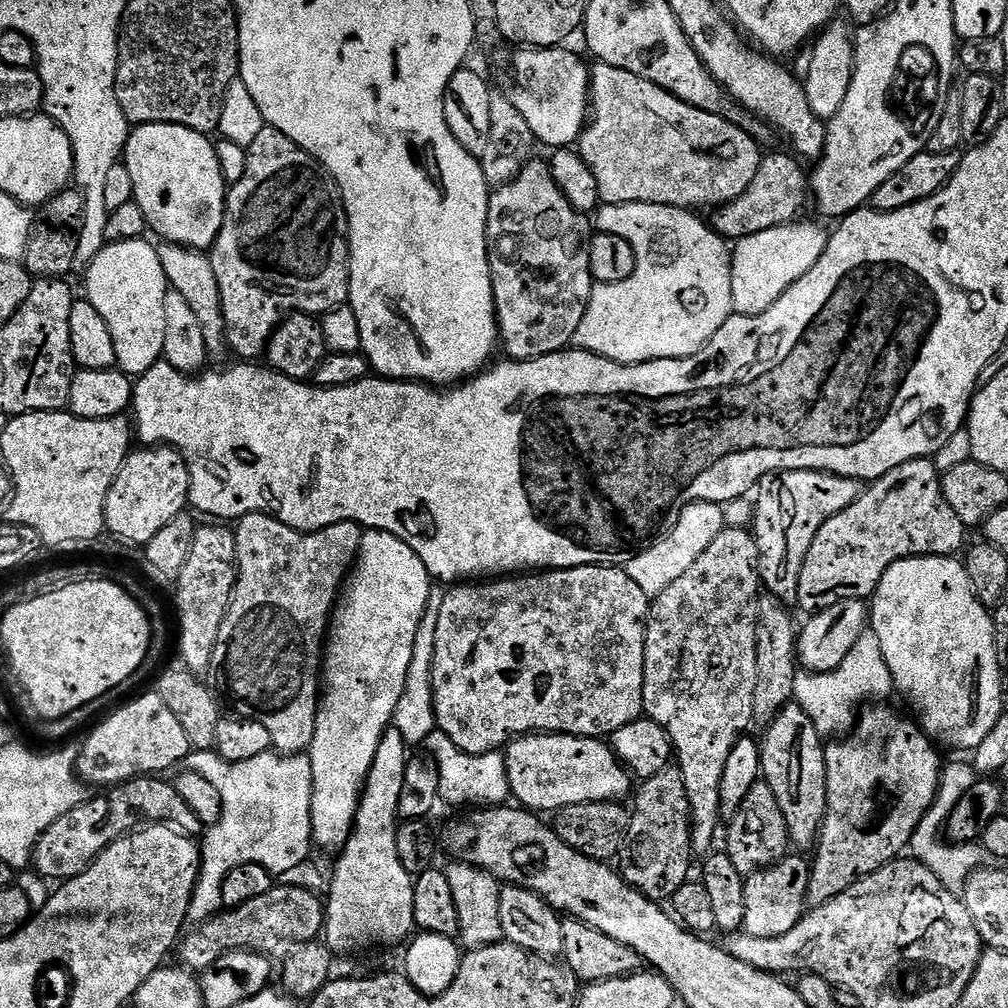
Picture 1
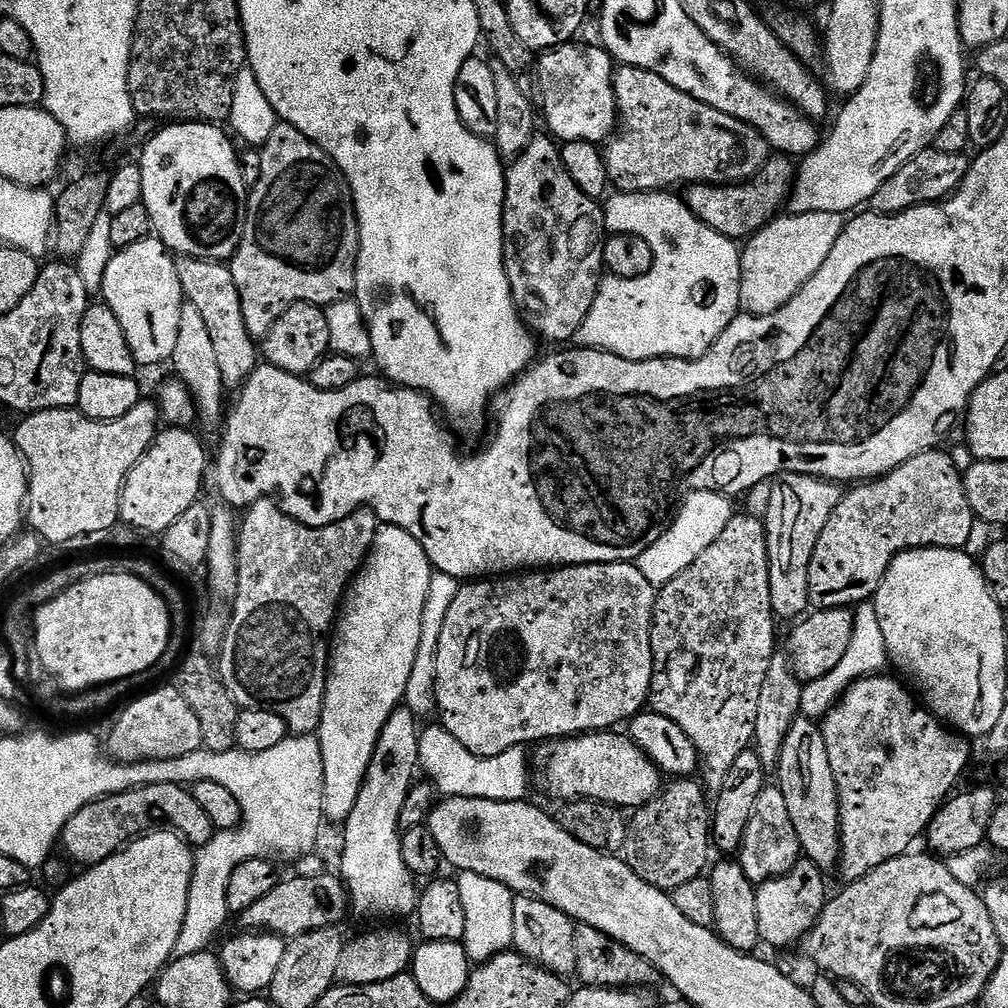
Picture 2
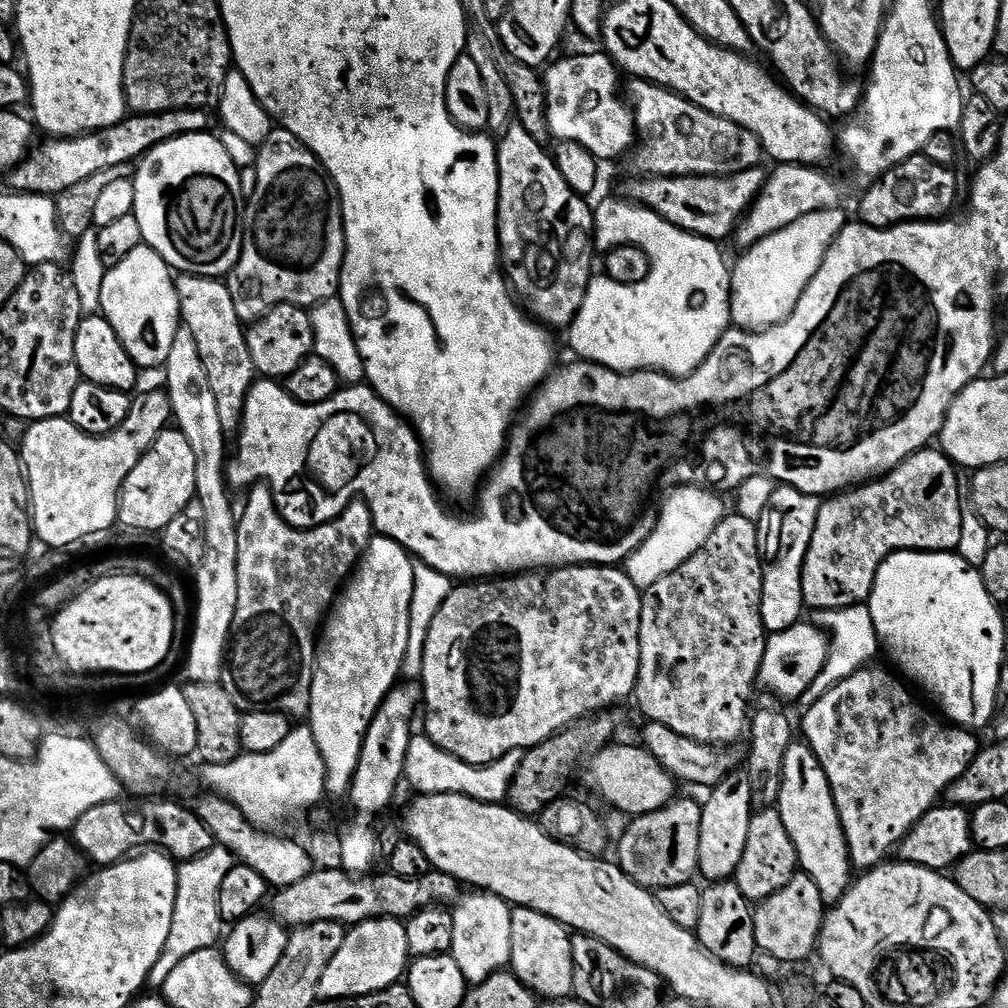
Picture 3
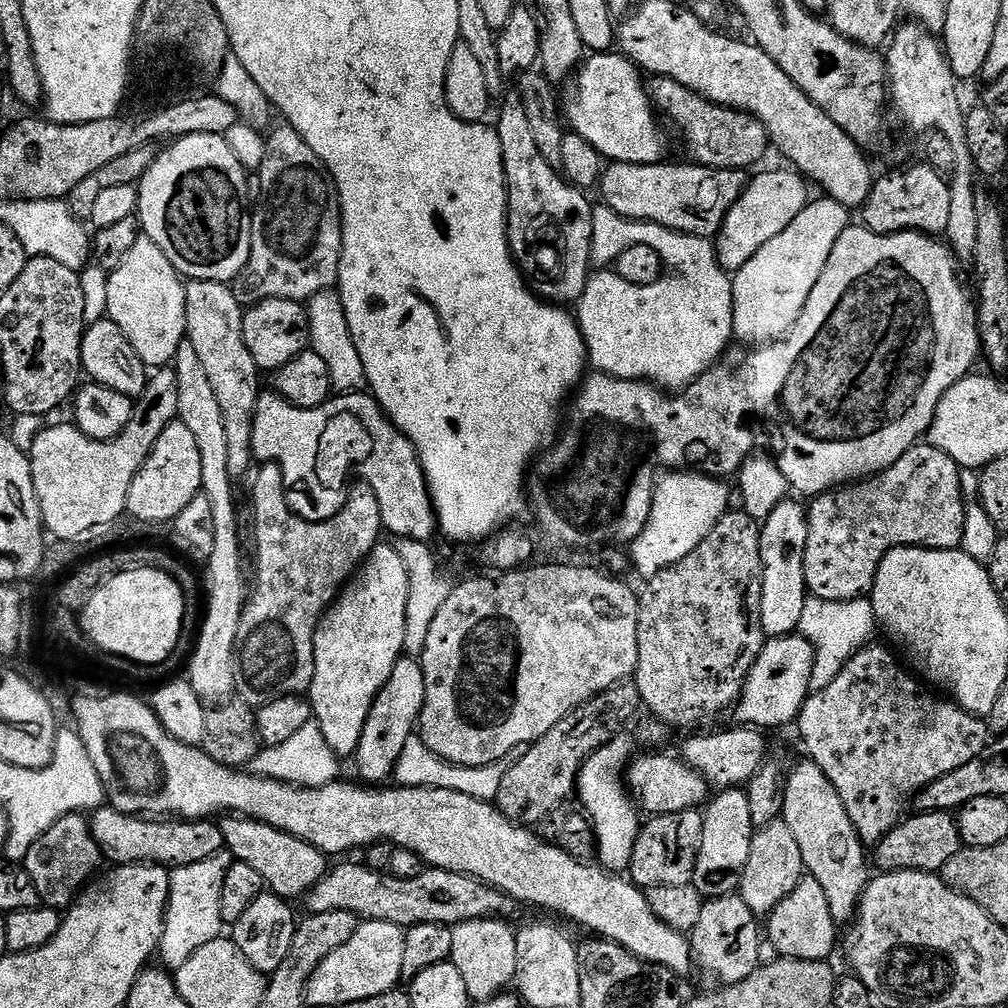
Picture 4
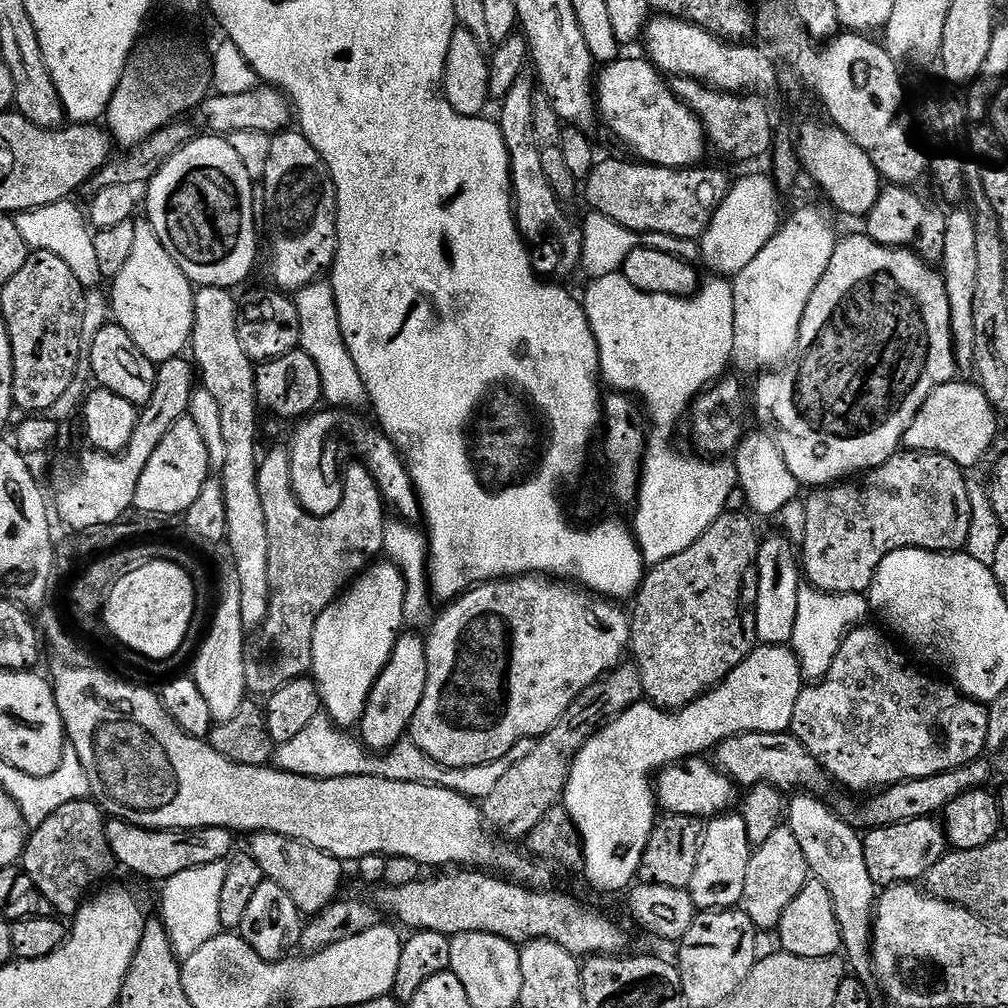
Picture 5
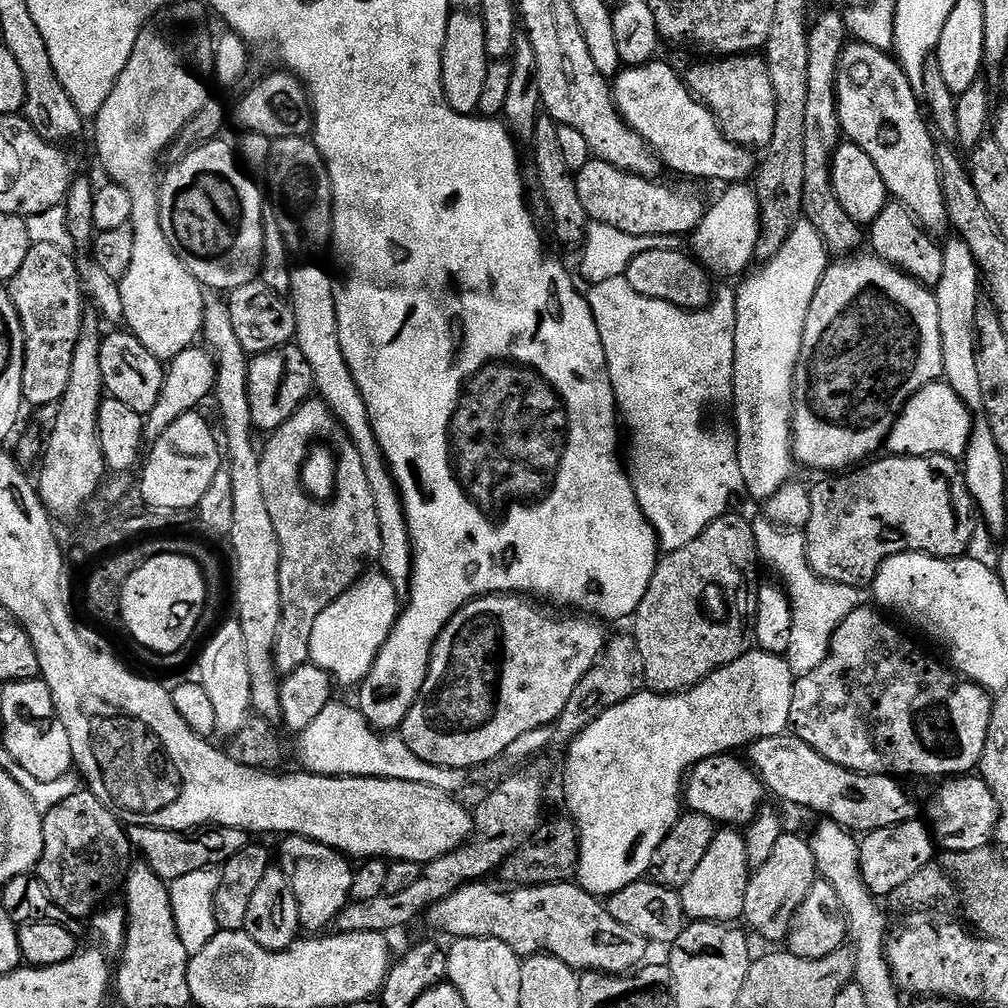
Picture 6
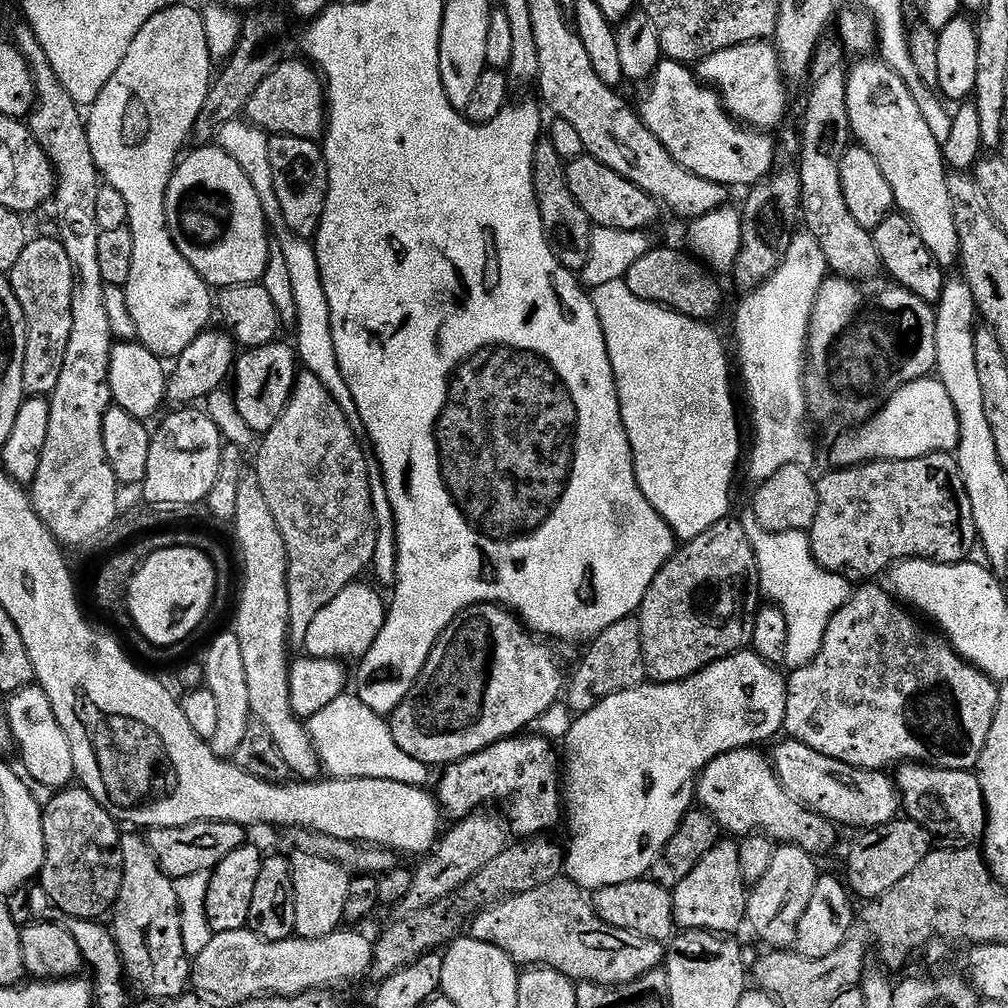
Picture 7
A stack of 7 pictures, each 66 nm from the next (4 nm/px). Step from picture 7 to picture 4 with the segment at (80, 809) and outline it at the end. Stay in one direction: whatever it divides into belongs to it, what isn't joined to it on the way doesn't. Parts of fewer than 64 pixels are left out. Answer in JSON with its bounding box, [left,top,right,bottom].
[22,814,102,910]

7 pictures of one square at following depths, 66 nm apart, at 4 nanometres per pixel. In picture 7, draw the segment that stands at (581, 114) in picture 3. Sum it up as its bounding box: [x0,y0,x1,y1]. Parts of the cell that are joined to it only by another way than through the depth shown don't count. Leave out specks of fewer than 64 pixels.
[638,58,778,186]

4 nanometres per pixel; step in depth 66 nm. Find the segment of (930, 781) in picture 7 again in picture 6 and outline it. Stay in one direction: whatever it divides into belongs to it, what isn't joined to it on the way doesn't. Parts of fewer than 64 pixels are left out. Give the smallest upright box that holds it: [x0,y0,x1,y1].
[926,774,998,852]

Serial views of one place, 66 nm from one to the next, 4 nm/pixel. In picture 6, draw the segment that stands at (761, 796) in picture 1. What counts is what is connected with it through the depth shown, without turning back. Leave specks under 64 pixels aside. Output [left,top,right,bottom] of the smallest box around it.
[743,834,817,941]

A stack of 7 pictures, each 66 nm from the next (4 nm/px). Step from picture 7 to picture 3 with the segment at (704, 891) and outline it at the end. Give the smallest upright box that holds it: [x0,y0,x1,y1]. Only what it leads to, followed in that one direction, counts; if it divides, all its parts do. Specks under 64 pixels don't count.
[698,770,754,882]

